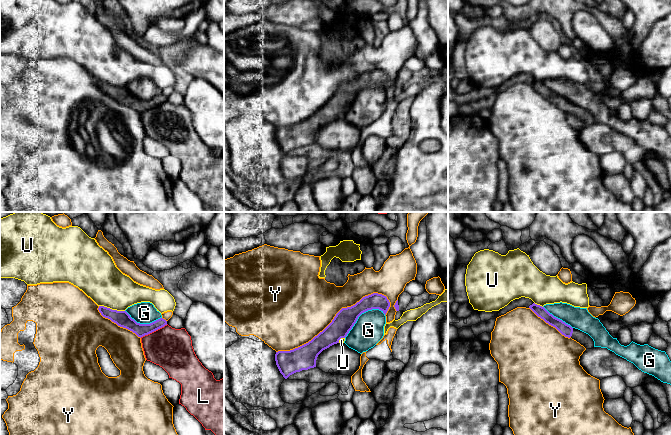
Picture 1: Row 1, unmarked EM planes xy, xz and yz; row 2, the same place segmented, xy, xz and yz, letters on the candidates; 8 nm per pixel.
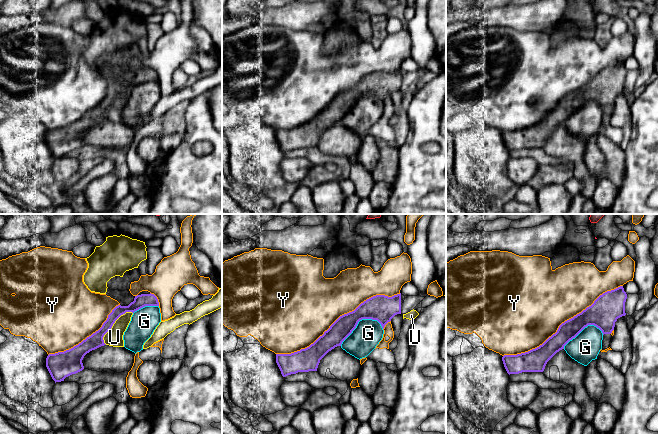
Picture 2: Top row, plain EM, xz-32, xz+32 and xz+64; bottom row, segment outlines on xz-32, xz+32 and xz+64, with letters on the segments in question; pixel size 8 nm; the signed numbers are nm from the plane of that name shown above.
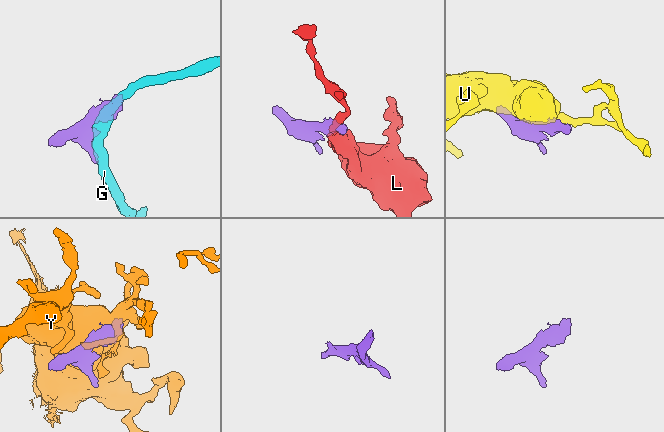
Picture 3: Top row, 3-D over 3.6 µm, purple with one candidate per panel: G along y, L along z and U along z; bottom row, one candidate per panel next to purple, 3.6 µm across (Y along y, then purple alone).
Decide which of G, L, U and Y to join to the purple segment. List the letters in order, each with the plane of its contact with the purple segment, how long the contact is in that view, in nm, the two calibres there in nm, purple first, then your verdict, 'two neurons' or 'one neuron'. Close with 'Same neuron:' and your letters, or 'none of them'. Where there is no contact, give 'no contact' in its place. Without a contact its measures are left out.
G: xz | 380 nm | 160/240 nm | two neurons
L: xy | 240 nm | 120/320 nm | two neurons
U: xy | 220 nm | 120/320 nm | two neurons
Y: xz | 1000 nm | 160/480 nm | two neurons
Same neuron: none of them

